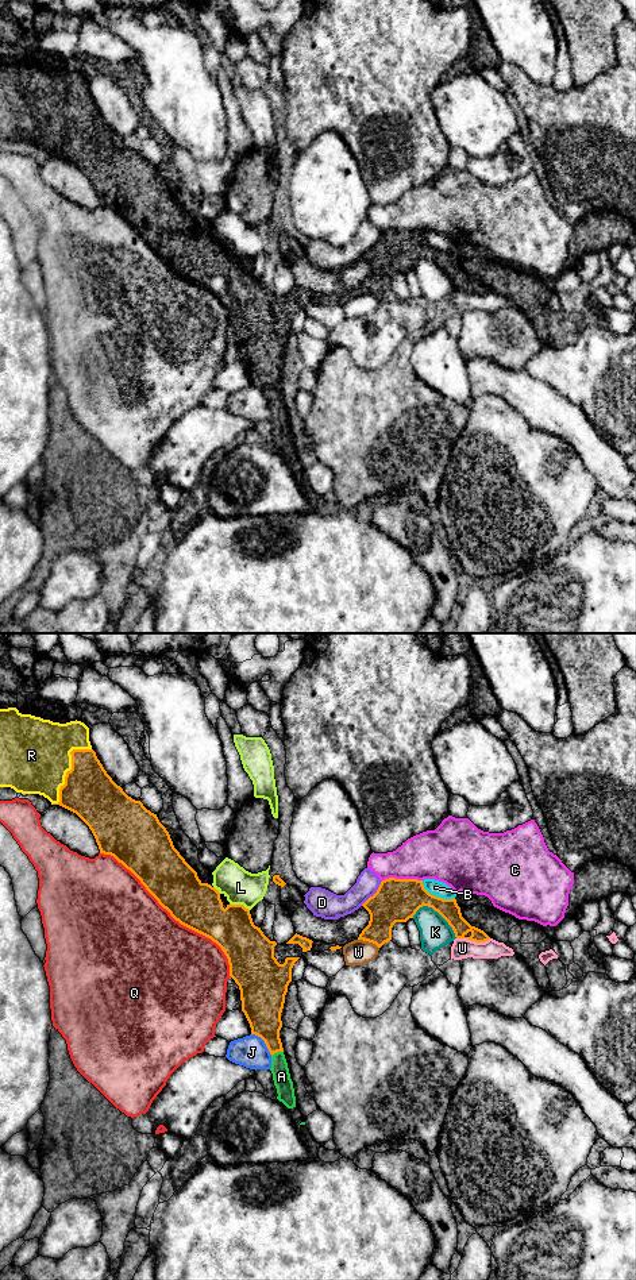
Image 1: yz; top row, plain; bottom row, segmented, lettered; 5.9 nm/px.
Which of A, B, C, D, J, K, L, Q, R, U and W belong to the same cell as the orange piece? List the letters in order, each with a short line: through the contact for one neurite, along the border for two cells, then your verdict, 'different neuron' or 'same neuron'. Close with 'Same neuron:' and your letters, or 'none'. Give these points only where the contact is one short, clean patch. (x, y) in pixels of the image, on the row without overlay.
A: yz (263, 363), (265, 374), (277, 403), (281, 428) | same neuron
B: different neuron
C: different neuron
D: different neuron
J: different neuron
K: different neuron
L: different neuron
Q: different neuron
R: same neuron
U: different neuron
W: different neuron
Same neuron: A, R

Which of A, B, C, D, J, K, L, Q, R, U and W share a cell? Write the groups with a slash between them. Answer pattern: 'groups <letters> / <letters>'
groups A R / B / C / D / J / K / L / Q / U / W

